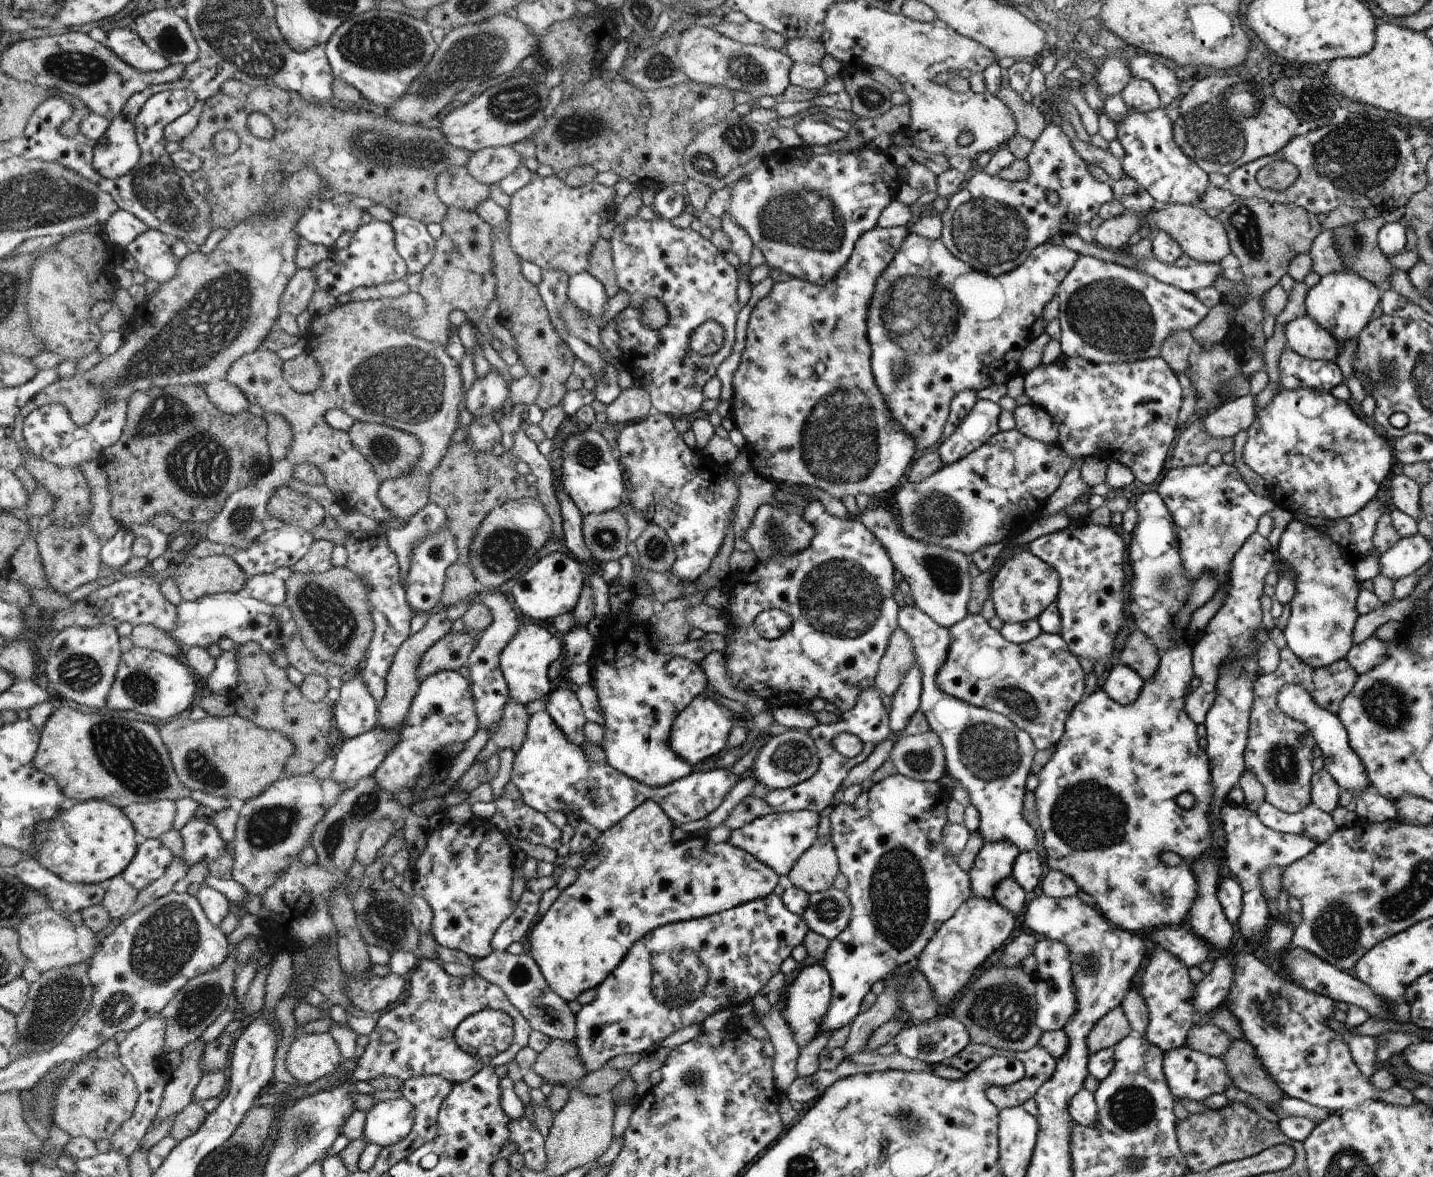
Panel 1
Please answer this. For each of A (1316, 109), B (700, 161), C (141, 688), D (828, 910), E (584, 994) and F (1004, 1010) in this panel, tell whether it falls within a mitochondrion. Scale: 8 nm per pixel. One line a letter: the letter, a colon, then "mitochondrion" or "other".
A: mitochondrion
B: mitochondrion
C: mitochondrion
D: mitochondrion
E: other
F: mitochondrion

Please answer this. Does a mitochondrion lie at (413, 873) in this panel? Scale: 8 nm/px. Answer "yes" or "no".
no

